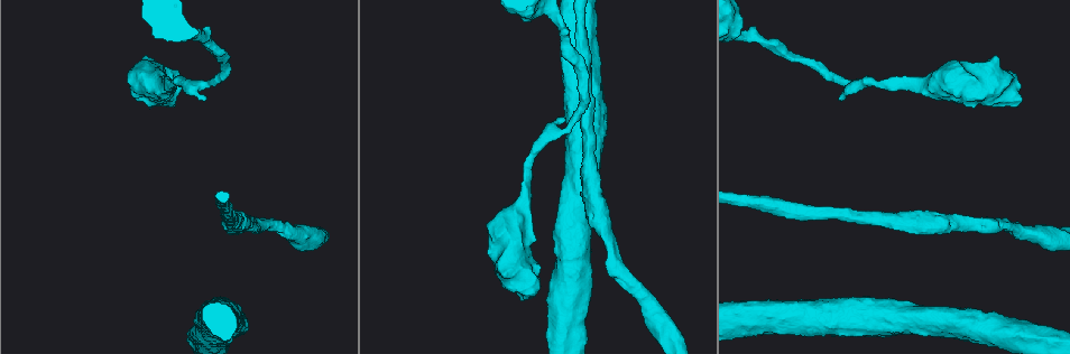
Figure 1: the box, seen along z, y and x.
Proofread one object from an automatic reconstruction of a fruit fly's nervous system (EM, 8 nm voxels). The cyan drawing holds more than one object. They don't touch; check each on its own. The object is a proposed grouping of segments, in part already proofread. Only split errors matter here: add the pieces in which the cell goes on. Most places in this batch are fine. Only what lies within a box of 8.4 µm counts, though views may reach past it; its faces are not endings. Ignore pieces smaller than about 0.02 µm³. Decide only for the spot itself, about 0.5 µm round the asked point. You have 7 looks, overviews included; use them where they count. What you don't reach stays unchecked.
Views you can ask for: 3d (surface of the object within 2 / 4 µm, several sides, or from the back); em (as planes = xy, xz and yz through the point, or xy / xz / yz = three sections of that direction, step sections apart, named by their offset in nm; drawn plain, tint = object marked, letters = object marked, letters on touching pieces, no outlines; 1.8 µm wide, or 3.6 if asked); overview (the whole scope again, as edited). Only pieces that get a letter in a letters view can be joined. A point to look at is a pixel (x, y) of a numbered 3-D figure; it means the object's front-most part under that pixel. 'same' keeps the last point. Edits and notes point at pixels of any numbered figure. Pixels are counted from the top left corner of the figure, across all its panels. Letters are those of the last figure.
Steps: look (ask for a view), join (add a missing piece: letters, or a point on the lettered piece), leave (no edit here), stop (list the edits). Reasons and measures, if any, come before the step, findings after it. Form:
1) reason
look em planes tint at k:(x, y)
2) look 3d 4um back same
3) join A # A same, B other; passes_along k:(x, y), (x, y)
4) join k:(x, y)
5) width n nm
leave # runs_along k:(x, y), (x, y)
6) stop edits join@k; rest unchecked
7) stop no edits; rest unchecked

branch stops here
look 3d 2um at 1:(564, 119)

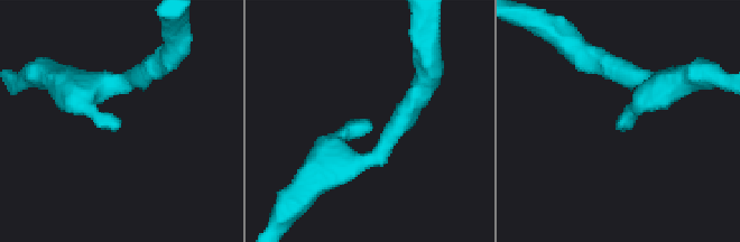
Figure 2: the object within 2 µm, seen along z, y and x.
look em xz step 8 letters at 2:(116, 128)

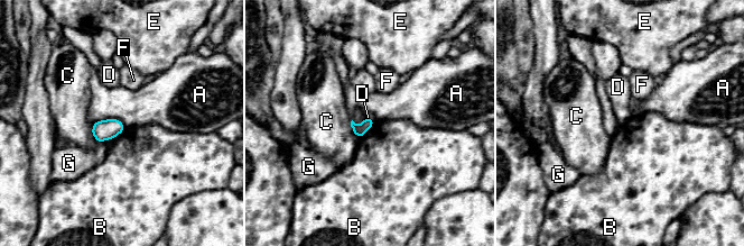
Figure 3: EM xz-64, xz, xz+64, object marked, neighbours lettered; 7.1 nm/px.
look em planes letters same

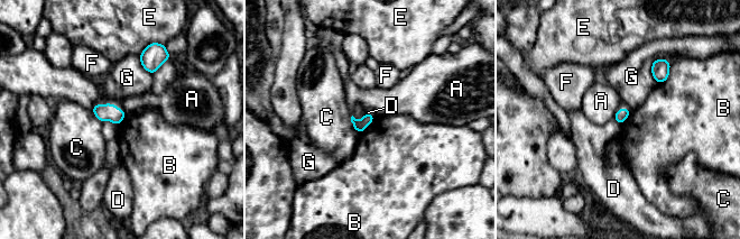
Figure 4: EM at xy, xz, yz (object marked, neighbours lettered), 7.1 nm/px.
leave # A other, B other, C other, D other, E other, F other, G other; border 4:(671, 62), (668, 76), (658, 83); none of them fits

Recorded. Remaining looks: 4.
an open end
look 3d 4um at 1:(1022, 99)

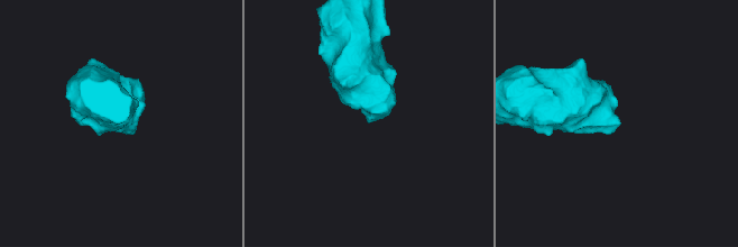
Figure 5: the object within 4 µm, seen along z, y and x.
look em xz step 8 plain at 5:(369, 121)

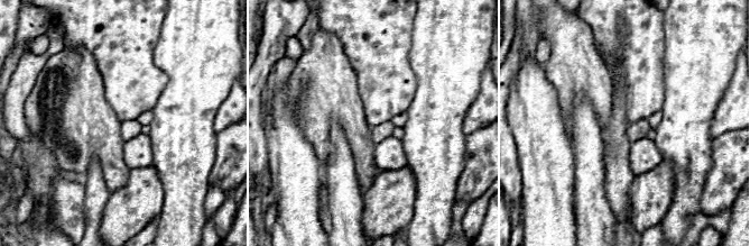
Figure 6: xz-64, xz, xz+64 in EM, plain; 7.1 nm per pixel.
look em xz step 8 letters same

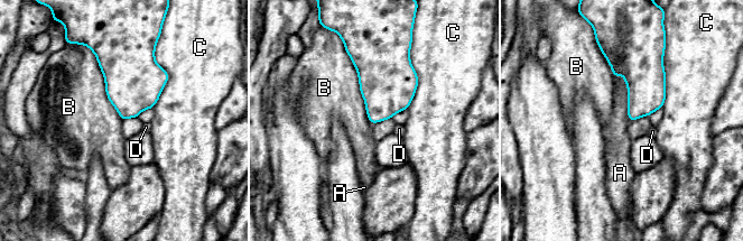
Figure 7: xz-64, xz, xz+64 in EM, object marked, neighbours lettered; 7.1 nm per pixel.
leave # A other, B other, C other, D other; border 7:(344, 49), (372, 123); none of them fits

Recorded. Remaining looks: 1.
stop no edits; rest unchecked

